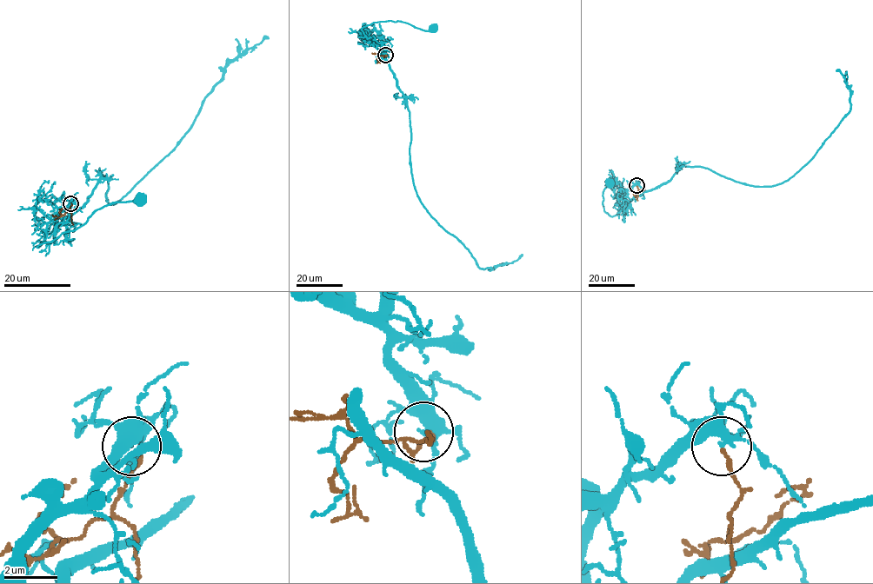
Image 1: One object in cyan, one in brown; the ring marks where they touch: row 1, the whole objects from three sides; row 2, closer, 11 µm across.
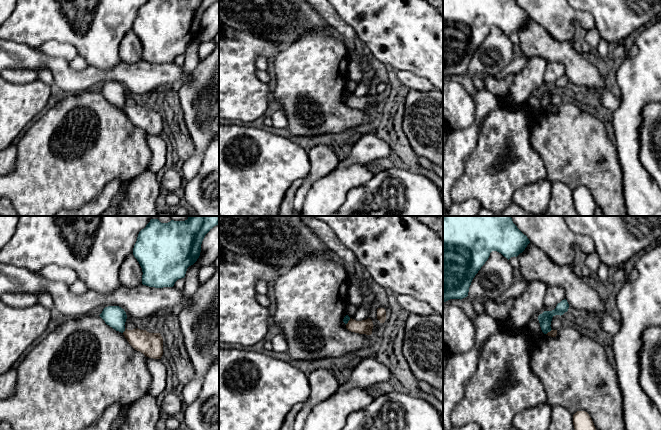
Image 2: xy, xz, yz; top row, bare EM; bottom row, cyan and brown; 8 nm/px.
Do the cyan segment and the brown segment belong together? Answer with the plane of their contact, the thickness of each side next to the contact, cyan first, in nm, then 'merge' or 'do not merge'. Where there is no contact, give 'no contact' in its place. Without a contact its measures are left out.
meets cyan in xy; 170 nm thick on the cyan side, 190 nm on the other; do not merge

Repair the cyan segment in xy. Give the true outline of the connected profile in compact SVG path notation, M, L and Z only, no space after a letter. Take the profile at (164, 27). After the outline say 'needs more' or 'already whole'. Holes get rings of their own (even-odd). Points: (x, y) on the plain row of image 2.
M147 0L139 8L133 24L133 31L142 44L142 60L155 64L173 63L178 55L185 53L187 44L197 37L205 11L216 1L218 0Z; already whole

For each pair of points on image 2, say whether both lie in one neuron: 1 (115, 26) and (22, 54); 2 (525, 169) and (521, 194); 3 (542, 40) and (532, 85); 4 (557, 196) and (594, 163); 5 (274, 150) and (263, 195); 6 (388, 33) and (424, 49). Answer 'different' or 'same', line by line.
1: different
2: different
3: different
4: different
5: same
6: same

